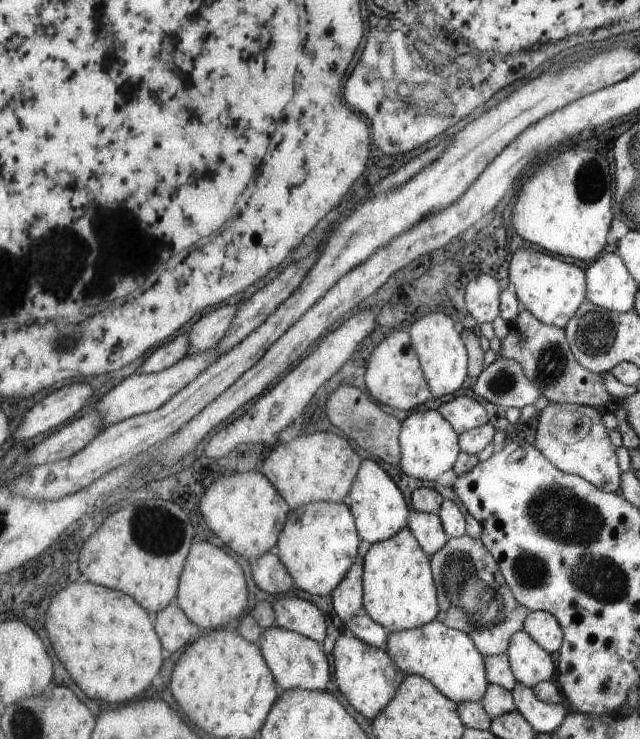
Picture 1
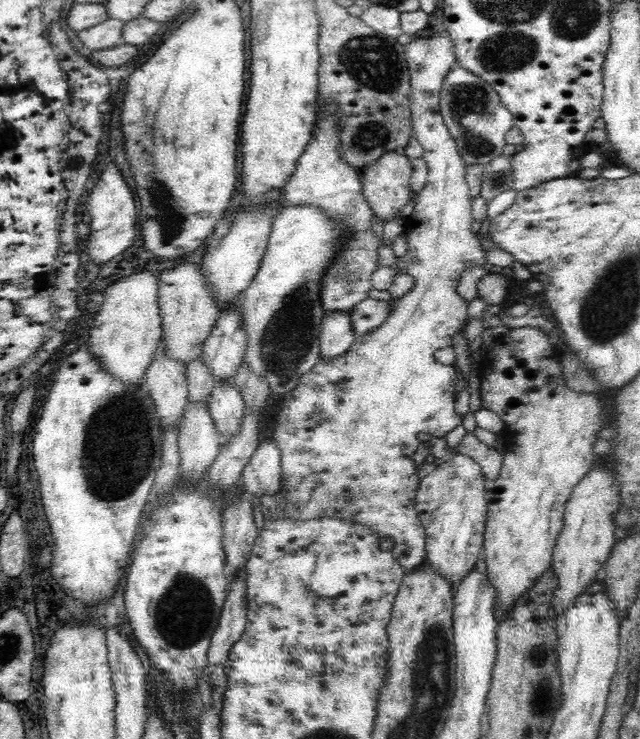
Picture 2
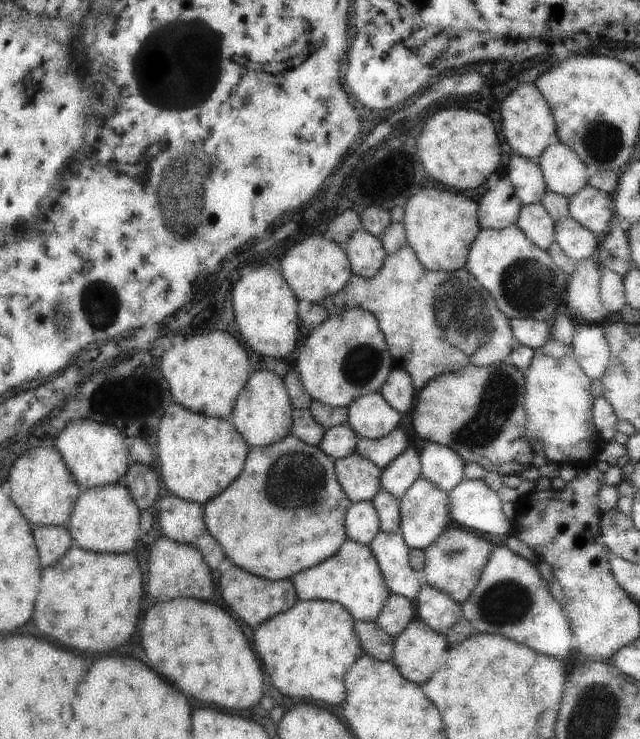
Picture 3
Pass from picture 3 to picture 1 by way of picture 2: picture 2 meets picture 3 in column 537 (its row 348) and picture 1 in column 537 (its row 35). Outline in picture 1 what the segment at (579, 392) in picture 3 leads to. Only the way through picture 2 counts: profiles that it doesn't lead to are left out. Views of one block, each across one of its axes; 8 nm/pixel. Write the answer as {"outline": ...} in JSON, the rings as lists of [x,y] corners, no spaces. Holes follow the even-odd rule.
{"outline":[[[550,403],[538,414],[538,426],[535,444],[562,472],[581,476],[590,484],[597,485],[602,492],[616,493],[620,489],[620,466],[616,458],[617,447],[612,444],[606,426],[602,424],[602,415],[596,408],[570,403]]]}

